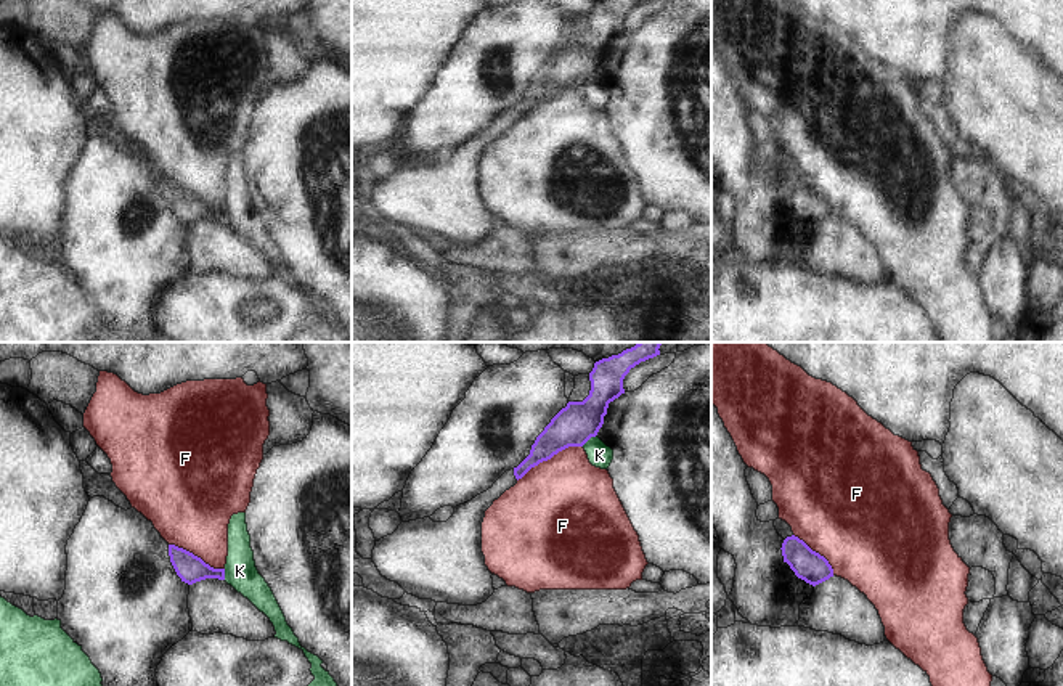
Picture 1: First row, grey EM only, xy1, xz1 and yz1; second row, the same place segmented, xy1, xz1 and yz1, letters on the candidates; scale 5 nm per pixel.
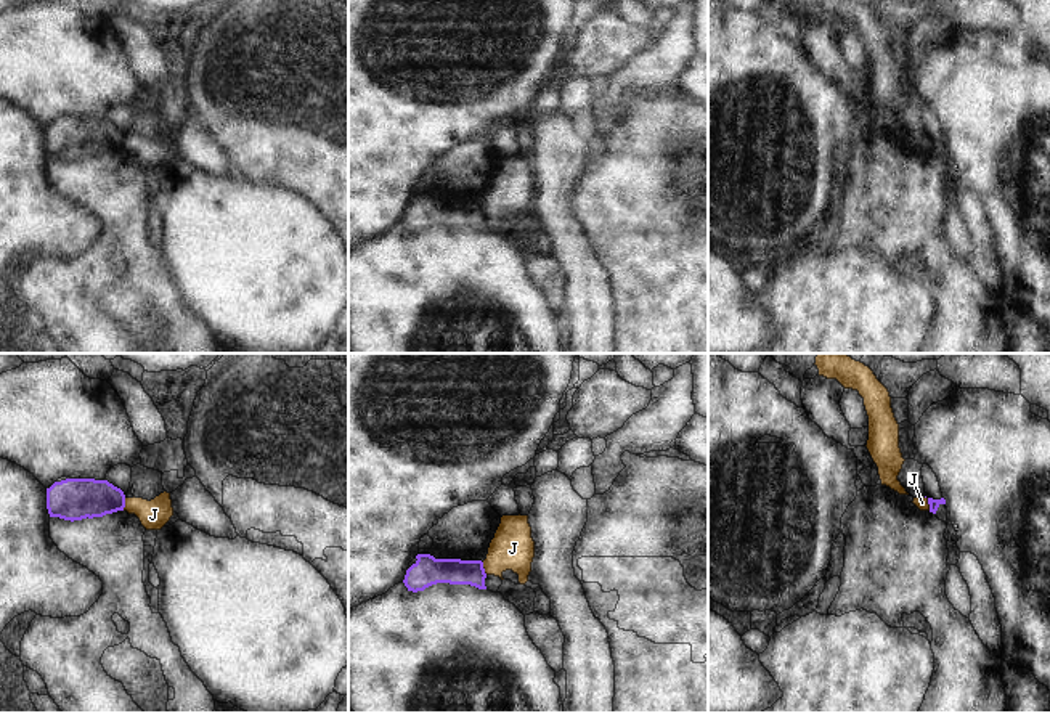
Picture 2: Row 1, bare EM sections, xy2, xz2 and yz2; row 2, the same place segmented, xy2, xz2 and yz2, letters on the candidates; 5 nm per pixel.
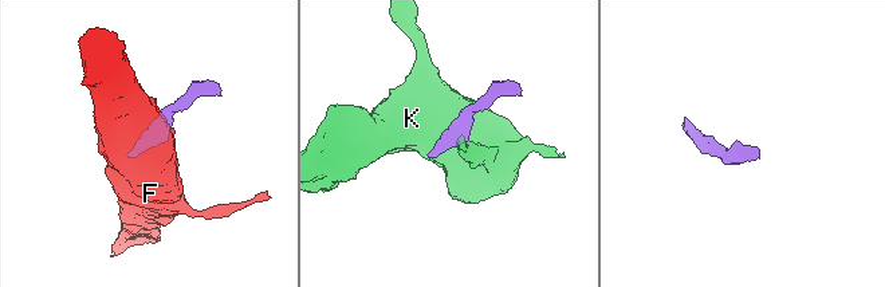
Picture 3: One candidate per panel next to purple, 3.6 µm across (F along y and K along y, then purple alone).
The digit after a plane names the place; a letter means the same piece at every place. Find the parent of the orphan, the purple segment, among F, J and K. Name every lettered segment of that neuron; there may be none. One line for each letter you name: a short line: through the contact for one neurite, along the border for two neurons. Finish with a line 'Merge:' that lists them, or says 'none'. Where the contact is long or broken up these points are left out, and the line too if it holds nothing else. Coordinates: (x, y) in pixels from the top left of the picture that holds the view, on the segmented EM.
Merge: none

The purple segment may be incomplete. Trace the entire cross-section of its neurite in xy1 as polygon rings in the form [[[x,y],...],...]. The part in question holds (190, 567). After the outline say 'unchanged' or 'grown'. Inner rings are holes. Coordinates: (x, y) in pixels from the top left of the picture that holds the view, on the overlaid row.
[[[169,545],[169,556],[177,575],[188,585],[206,578],[225,580],[225,569],[214,569],[183,548]]]; unchanged

